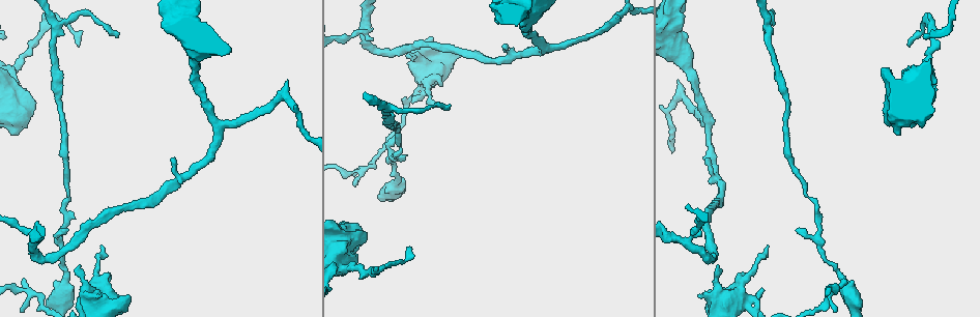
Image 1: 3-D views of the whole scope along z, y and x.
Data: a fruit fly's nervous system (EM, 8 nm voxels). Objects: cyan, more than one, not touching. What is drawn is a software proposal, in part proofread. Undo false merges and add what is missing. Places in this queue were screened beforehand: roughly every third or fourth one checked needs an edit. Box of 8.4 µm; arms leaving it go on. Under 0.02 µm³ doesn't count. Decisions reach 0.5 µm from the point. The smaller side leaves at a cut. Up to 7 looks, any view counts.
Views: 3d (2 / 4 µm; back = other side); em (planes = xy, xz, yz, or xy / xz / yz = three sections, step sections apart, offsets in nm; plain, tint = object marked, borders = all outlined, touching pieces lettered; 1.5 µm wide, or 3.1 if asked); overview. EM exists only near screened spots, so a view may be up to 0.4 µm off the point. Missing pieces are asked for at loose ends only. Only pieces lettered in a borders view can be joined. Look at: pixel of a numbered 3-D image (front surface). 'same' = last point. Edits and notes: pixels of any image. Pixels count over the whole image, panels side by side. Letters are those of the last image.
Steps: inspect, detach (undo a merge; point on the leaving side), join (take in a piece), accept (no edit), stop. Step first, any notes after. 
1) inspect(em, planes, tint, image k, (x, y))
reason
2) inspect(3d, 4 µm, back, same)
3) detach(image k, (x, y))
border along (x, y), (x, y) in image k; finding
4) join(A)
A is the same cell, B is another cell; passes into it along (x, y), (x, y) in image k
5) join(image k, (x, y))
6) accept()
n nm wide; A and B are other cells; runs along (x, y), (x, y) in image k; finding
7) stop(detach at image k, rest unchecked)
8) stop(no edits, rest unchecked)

inspect(3d, 2 µm, image 1, (77, 46))
long arm stops here

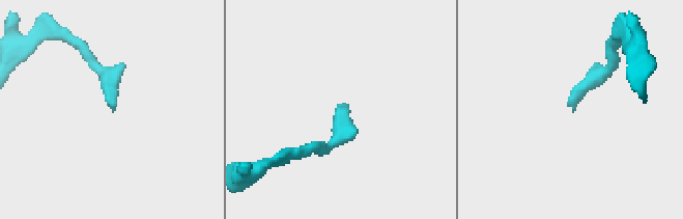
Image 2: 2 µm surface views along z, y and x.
inspect(em, 3.1 µm, planes, borders, image 2, (114, 108))

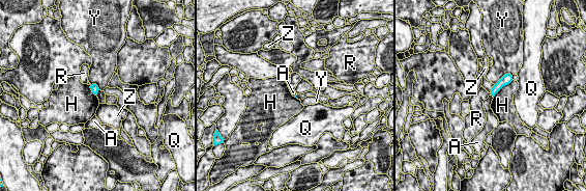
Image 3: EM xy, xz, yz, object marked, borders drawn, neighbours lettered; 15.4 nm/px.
join(A)
A is the same cell, H, Q, R, Y and Z are other cells; the neuron continues

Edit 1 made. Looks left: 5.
inspect(overview)

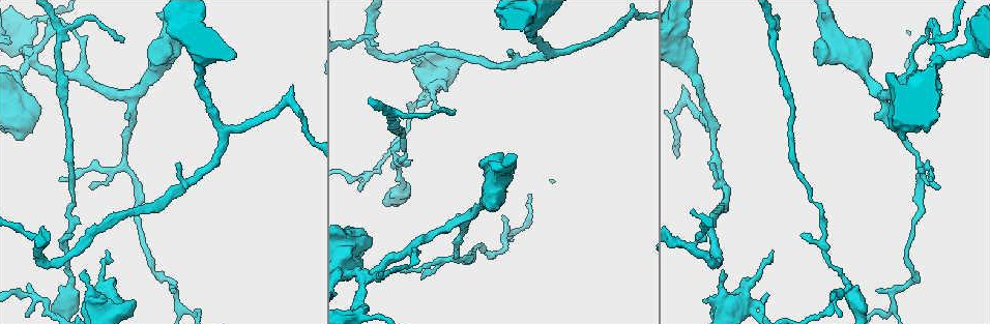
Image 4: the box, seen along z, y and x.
inspect(3d, 2 µm, image 4, (850, 287))
thin end

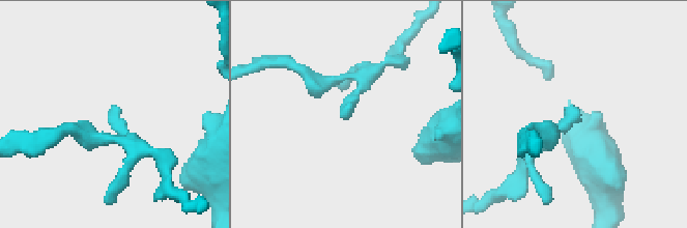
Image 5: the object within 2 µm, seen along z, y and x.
inspect(em, planes, plain, image 5, (348, 118))

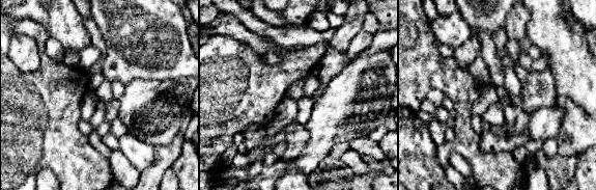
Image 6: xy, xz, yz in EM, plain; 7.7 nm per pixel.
inspect(em, planes, borders, same)
what lies round it

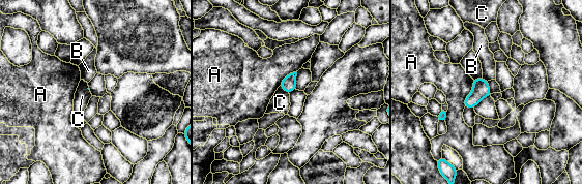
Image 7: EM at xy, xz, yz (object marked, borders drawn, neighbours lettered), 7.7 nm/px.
accept()
A, B and C are other cells; border along (473, 108), (464, 109) in image 7; none of them fits

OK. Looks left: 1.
stop(join at image 3, rest unchecked)

